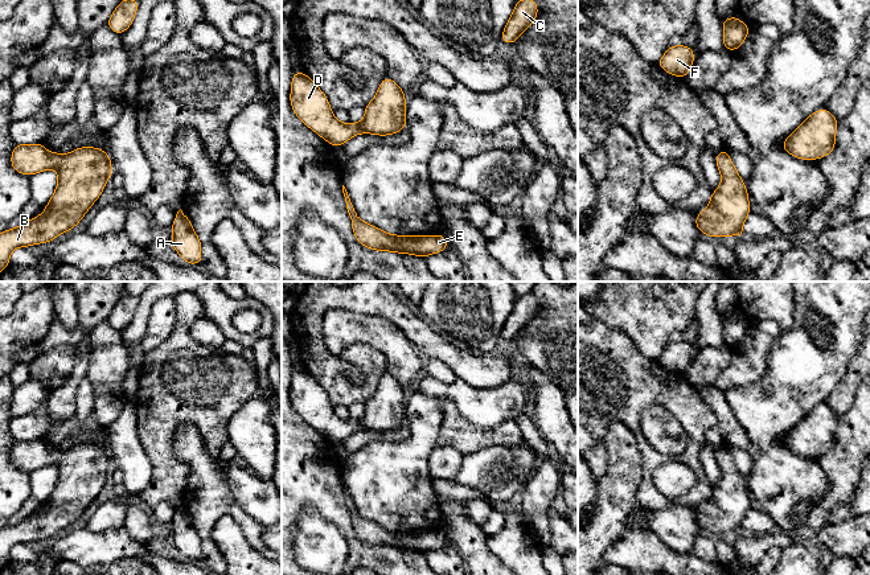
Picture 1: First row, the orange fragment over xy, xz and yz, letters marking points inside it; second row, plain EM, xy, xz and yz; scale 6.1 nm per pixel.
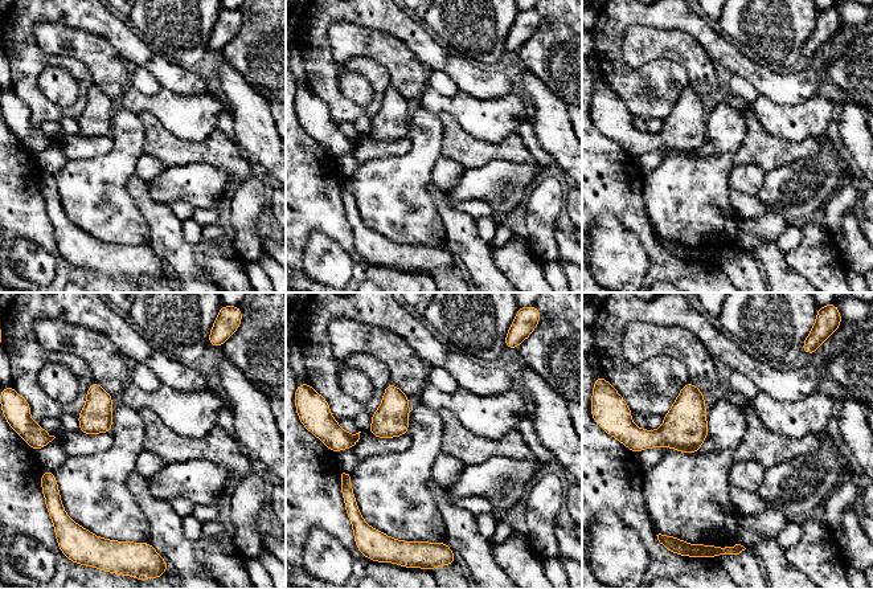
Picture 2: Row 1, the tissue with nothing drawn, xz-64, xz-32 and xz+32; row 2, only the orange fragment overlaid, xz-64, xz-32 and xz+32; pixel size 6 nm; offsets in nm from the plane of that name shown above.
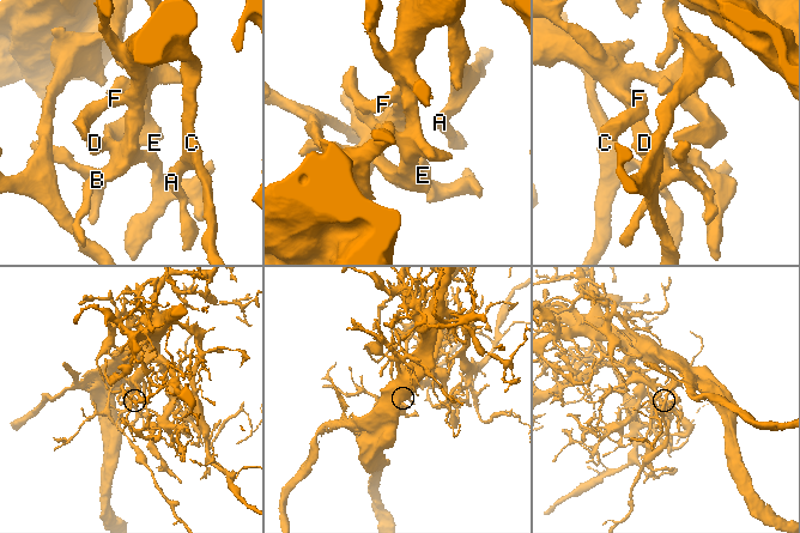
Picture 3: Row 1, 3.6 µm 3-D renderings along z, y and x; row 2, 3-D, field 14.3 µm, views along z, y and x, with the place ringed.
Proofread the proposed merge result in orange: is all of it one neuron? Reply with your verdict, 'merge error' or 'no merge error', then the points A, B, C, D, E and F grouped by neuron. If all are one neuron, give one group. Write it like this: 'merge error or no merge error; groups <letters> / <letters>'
no merge error; groups A B C D E F

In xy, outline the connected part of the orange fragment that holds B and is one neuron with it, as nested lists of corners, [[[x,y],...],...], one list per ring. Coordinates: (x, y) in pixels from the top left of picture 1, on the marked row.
[[[42,143],[15,144],[11,165],[29,177],[56,169],[58,184],[41,215],[0,233],[0,272],[8,267],[15,249],[49,243],[75,227],[100,197],[112,173],[107,151],[94,147],[79,147],[62,155],[50,153]]]

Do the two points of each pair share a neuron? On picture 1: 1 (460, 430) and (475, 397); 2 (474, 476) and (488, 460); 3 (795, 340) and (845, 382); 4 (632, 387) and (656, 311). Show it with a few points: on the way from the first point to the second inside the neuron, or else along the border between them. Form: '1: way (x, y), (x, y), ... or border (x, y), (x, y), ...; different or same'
1: border (440, 398), (448, 398), (471, 422), (495, 426); different
2: way (476, 472), (484, 464); same
3: border (856, 352), (846, 373), (824, 402); different
4: border (622, 331), (641, 353), (656, 360); different

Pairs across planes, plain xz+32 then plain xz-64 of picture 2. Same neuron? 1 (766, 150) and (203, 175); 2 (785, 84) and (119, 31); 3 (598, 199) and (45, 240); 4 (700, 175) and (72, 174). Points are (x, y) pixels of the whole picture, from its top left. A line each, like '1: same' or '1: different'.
1: different
2: same
3: same
4: same

